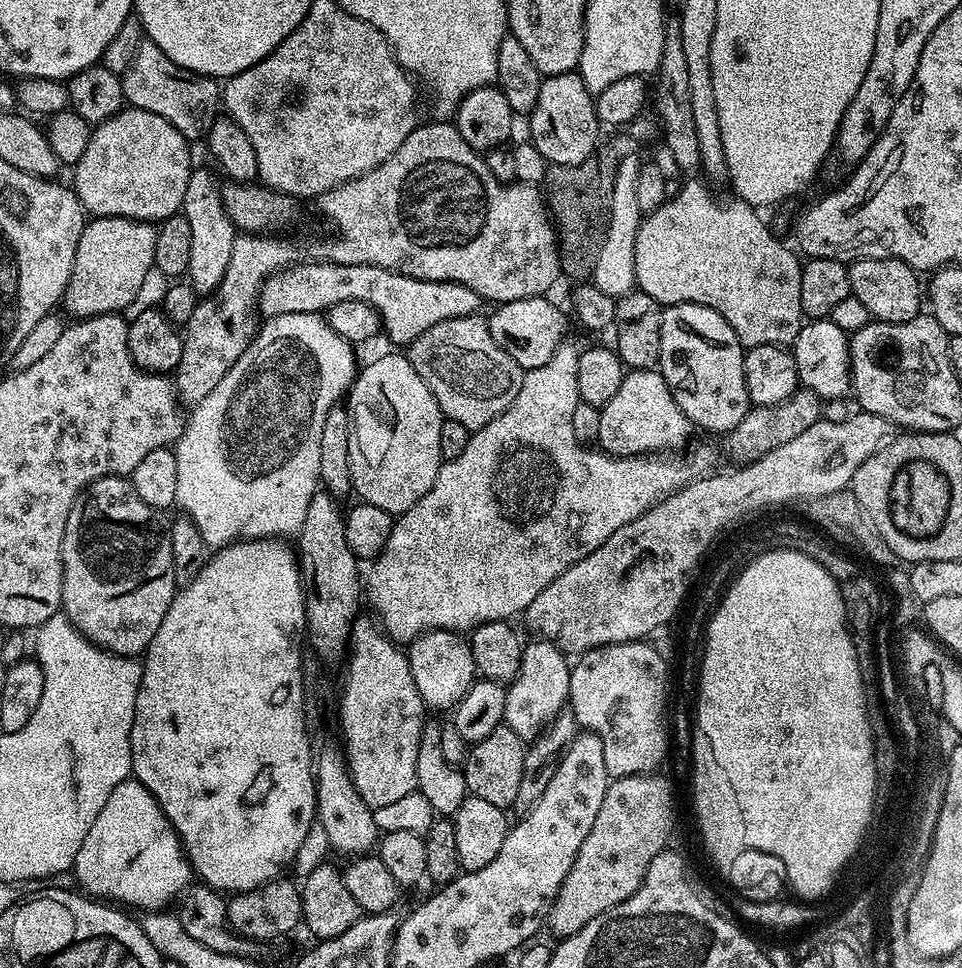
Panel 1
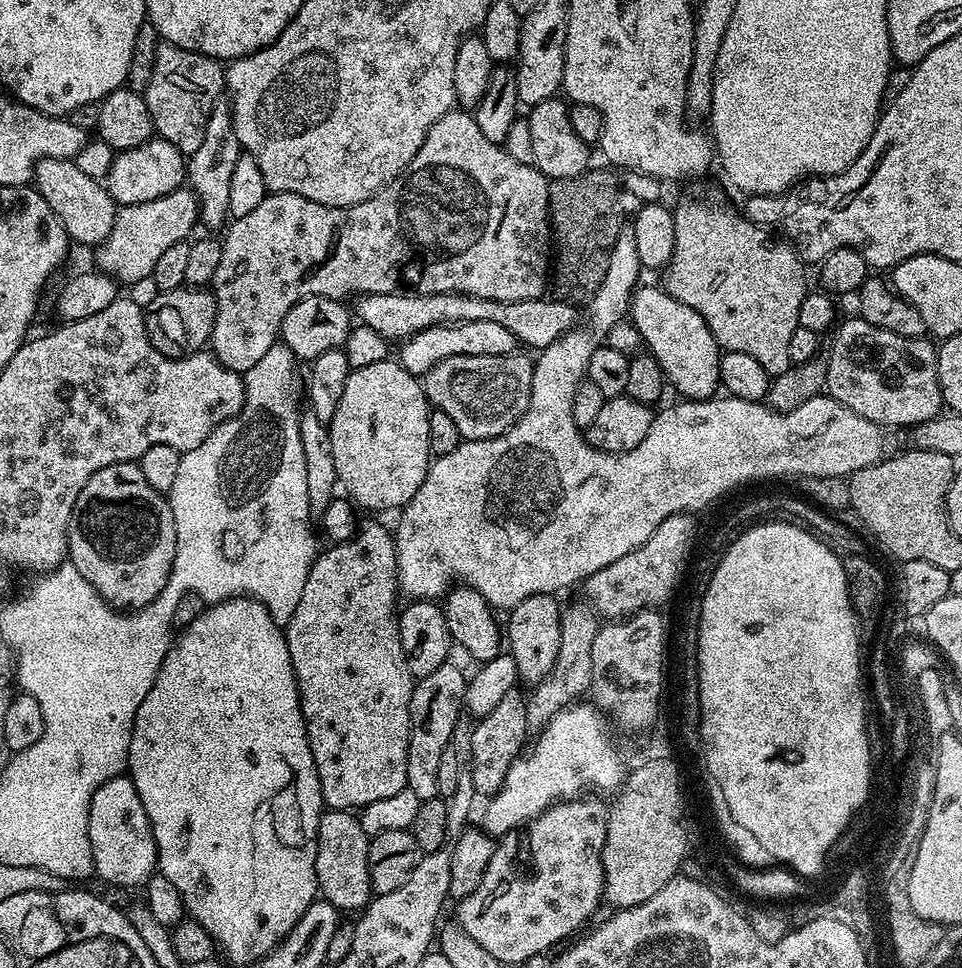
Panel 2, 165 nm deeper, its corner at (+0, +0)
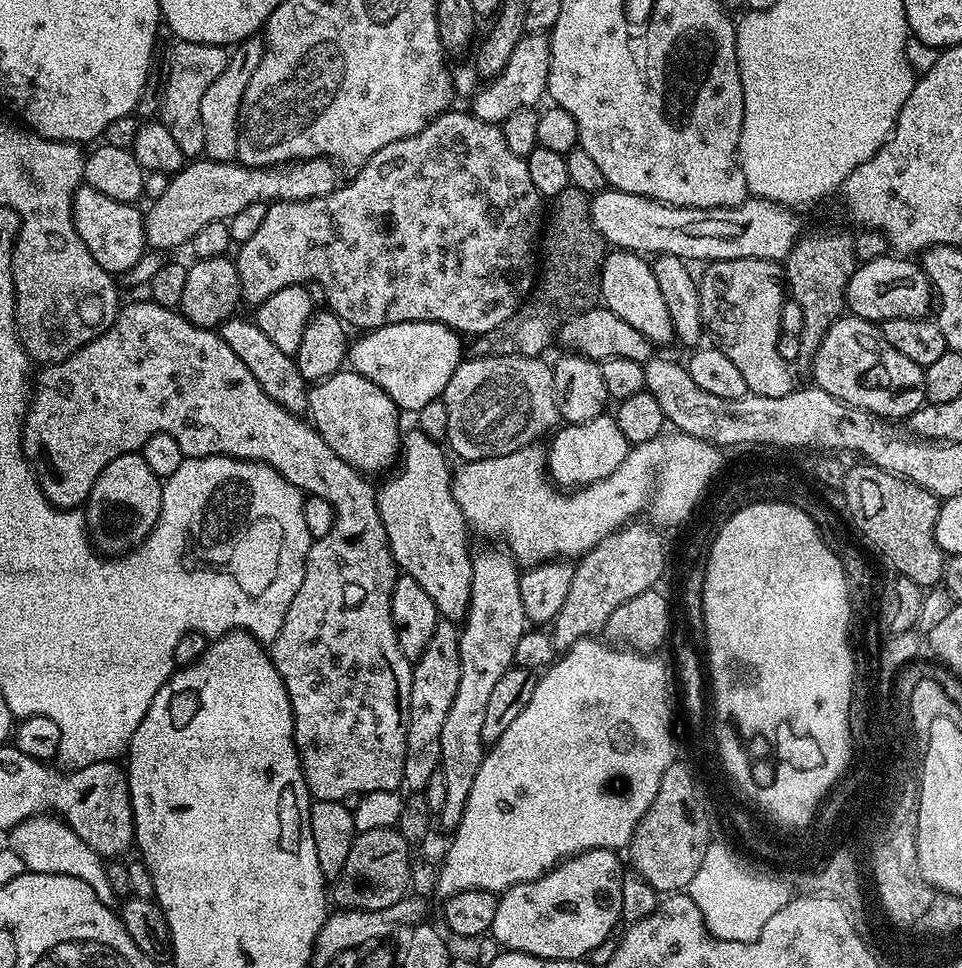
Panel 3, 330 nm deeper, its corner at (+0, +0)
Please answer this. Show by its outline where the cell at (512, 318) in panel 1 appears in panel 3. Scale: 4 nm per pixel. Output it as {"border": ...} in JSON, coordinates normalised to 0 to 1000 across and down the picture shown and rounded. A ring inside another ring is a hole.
{"border":[[[414,333],[371,347],[362,362],[365,383],[389,395],[420,428],[437,426],[443,415],[458,412],[472,382],[484,368],[479,344],[455,333]]]}

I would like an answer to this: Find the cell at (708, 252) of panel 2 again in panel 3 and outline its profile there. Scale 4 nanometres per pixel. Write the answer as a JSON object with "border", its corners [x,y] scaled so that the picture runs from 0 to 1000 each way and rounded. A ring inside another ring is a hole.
{"border":[[[741,269],[727,286],[730,333],[743,358],[755,361],[759,374],[771,382],[779,405],[810,409],[811,384],[821,376],[809,366],[811,330],[817,309],[813,277],[800,269]],[[793,388],[798,388],[793,393]]]}

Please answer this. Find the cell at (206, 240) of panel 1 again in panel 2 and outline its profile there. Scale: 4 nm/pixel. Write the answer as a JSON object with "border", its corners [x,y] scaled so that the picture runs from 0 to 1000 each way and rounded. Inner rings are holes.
{"border":[[[236,102],[225,104],[220,112],[218,122],[214,126],[214,138],[210,143],[210,151],[202,155],[193,165],[193,190],[200,195],[204,207],[208,211],[206,224],[209,232],[216,236],[234,235],[238,226],[237,214],[239,213],[239,183],[243,181],[243,170],[252,160],[247,147],[247,138],[243,134],[241,125],[241,108]]]}

